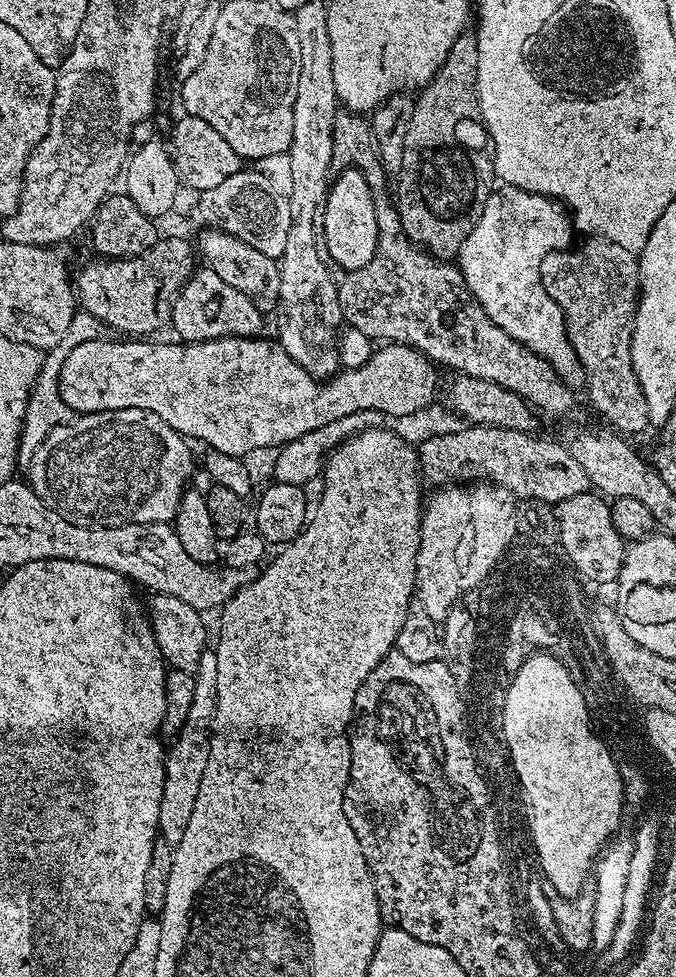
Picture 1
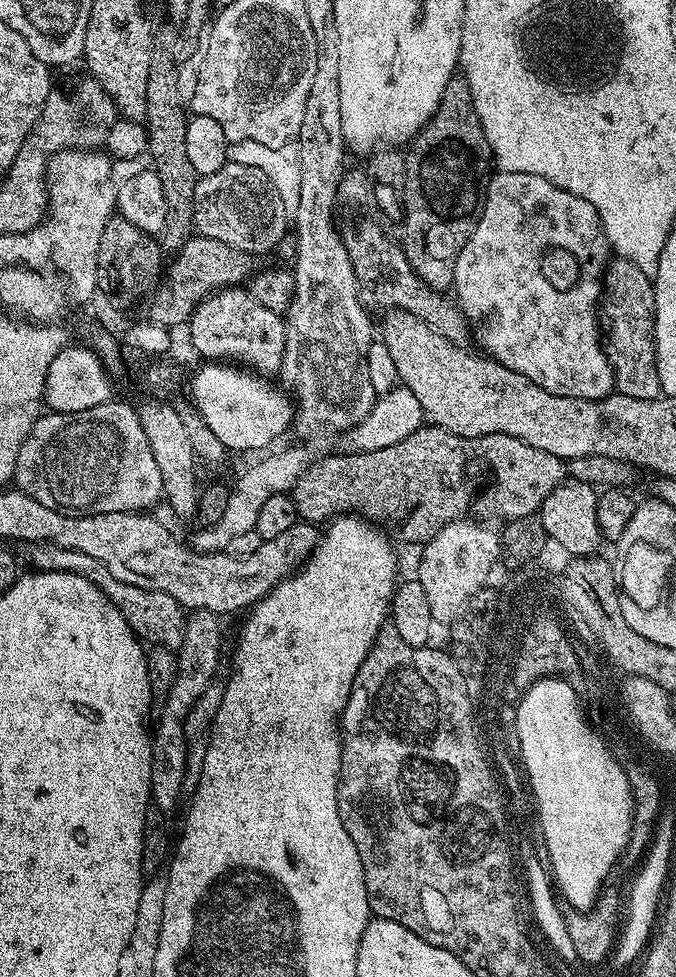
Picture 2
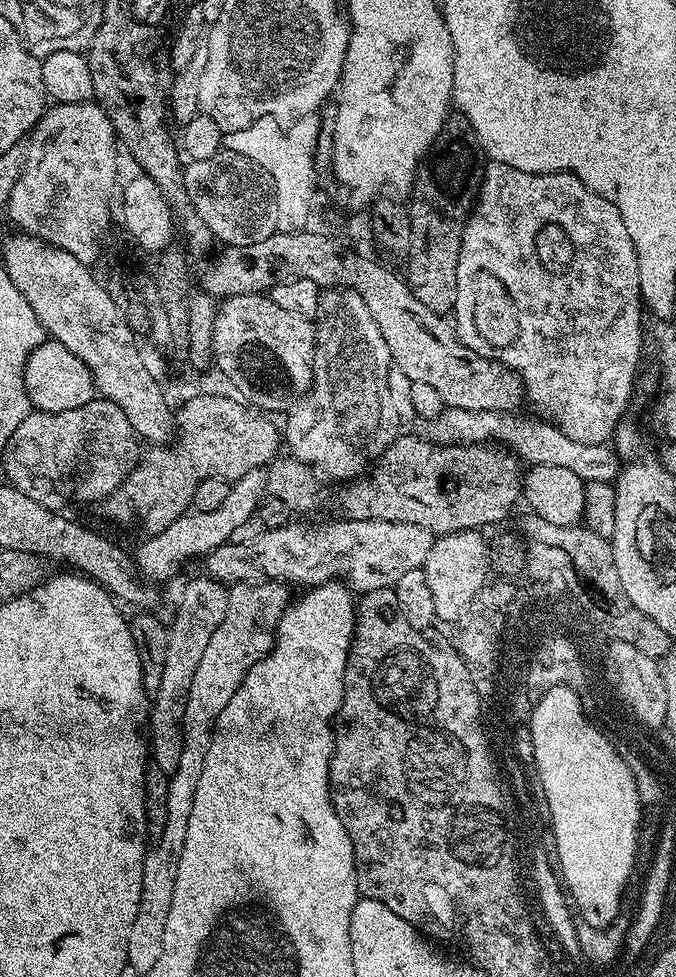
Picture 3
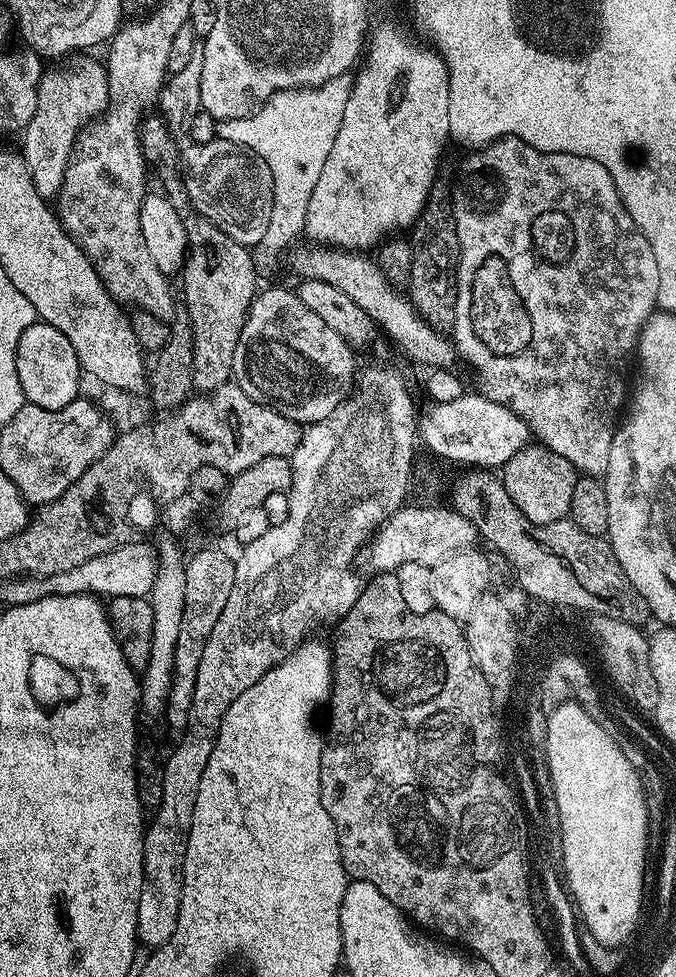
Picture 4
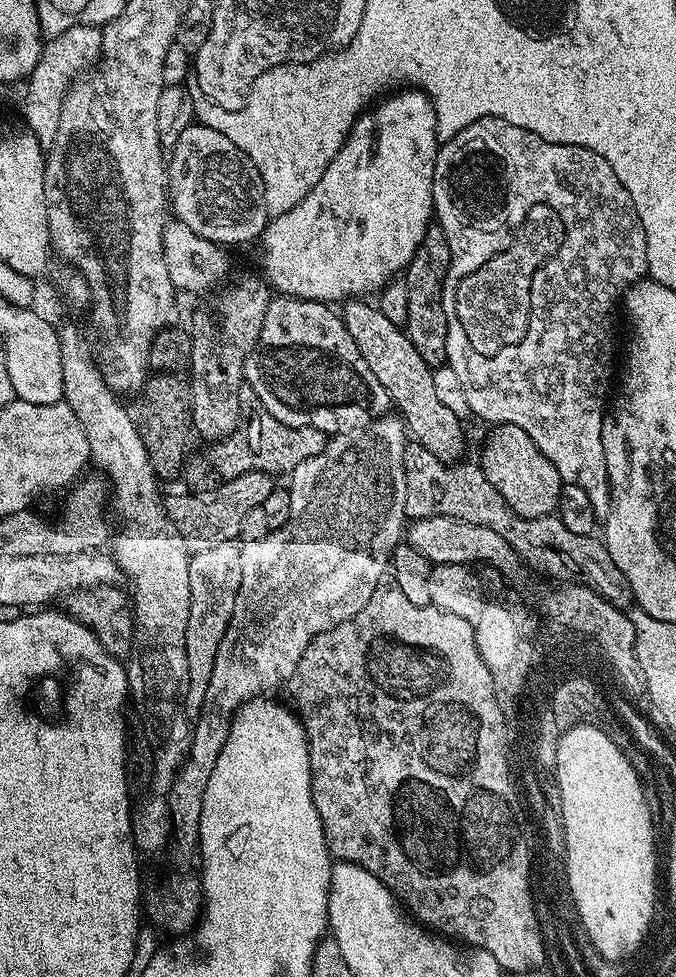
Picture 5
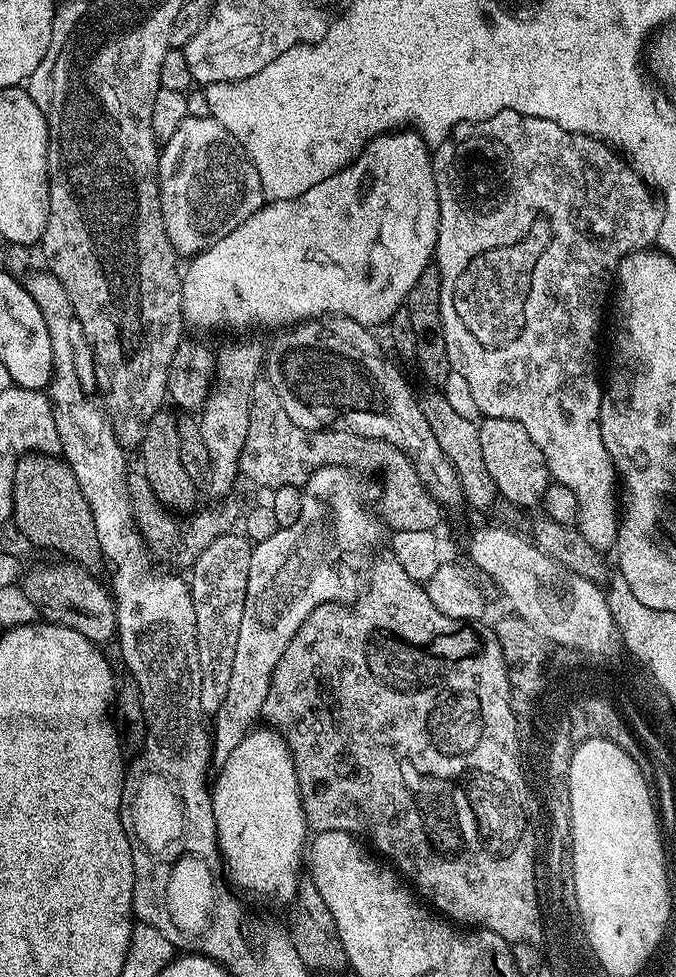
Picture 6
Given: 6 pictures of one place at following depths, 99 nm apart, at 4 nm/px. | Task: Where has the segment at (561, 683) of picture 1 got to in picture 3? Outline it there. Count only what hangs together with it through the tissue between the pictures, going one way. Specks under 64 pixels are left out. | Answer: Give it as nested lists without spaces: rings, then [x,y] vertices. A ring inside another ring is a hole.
[[[560,685],[550,689],[541,696],[536,707],[530,713],[535,738],[535,758],[540,760],[540,772],[542,782],[546,782],[549,790],[550,812],[554,820],[552,822],[552,834],[557,844],[557,850],[554,853],[554,859],[560,863],[559,875],[562,877],[563,887],[578,913],[579,919],[590,922],[594,926],[603,926],[612,924],[622,915],[622,905],[625,901],[620,897],[620,888],[624,883],[624,876],[628,872],[628,808],[636,808],[636,792],[628,792],[628,776],[620,776],[620,760],[612,756],[612,751],[608,750],[608,744],[603,743],[601,731],[588,720],[586,714],[582,712],[582,706],[579,705],[577,695],[572,696],[572,692],[564,692]]]

